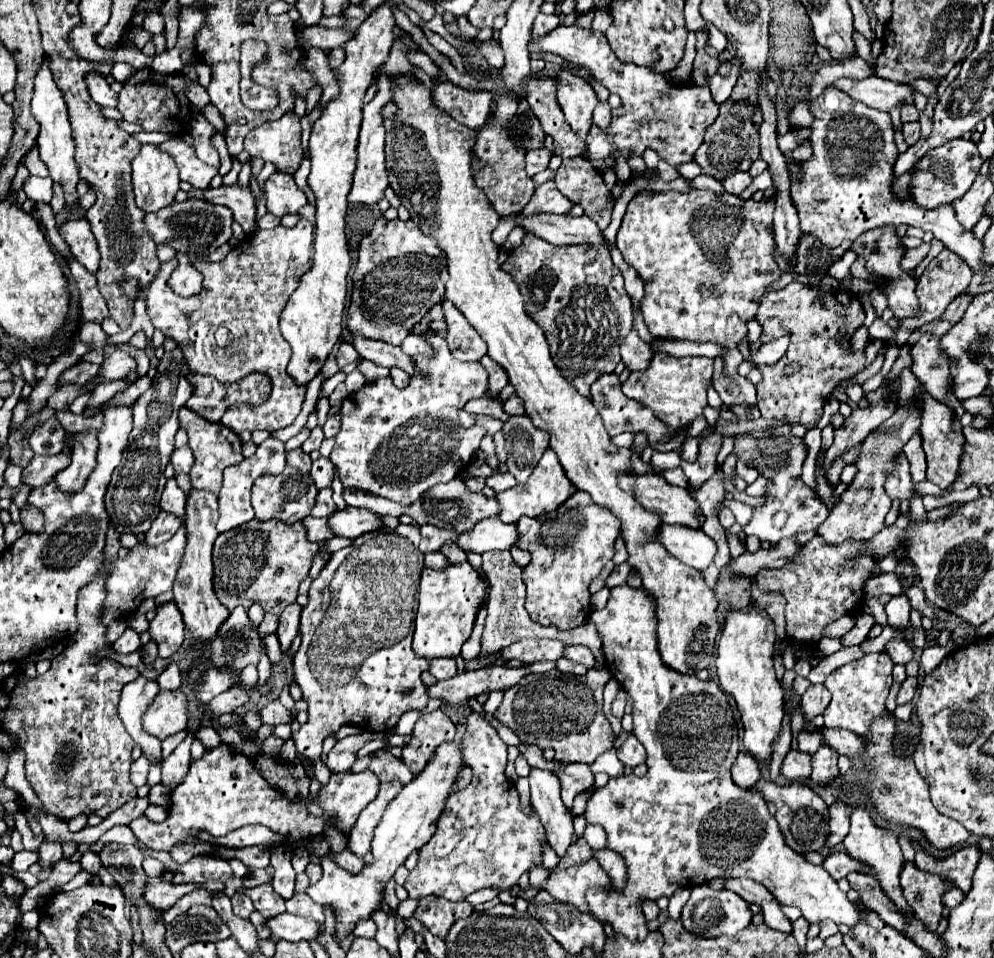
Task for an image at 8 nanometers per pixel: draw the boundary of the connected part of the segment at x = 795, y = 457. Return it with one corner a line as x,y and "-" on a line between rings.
790,424
770,426
766,430
752,430
746,434
740,434
734,438
734,450
732,454
736,458
742,458
742,462
748,468
756,468
760,476
768,478
768,490
766,490
766,502
762,506
754,508
752,520
744,528
746,536
756,536
758,540
766,540
770,544
778,544
784,538
794,538
796,544
804,546
818,526
828,518
830,510
822,504
822,500
816,496
812,488
808,488
800,474
802,464
808,456
808,448
804,444
804,438
798,438
790,432

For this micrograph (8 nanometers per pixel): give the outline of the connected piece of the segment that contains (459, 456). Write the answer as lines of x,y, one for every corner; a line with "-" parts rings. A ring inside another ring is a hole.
430,336
426,338
434,348
434,358
418,356
416,364
426,376
414,376
406,388
396,388
392,378
380,378
366,384
356,394
350,394
340,408
342,426
336,436
336,446
330,460
340,470
340,480
348,488
358,488
374,496
388,498
398,504
416,502
428,488
454,480
478,452
480,440
488,434
486,428
464,428
458,418
458,410
474,398
488,398
488,372
480,362
460,362
452,358
446,338

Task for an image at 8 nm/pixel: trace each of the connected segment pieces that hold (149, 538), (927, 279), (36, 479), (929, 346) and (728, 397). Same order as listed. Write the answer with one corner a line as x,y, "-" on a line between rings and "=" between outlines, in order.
160,512
158,518
152,522
152,528
146,532
146,544
162,544
168,538
176,534
176,530
182,526
182,520
170,512
=
944,248
928,266
926,270
922,272
920,276
920,282
916,286
916,296
920,298
920,318
912,318
912,322
902,322
900,328
896,330
896,338
894,338
894,344
896,346
904,346
910,338
910,332
912,332
912,326
922,326
922,324
928,324
936,318
940,318
940,314
946,310
946,306
966,290
966,286
970,284
972,280
972,268
958,256
954,254
952,250
=
60,452
54,456
34,456
32,462
22,472
22,482
30,488
38,488
48,484
60,470
64,470
70,462
70,452
=
924,334
920,342
912,348
912,374
924,384
928,394
932,394
936,400
944,402
946,406
954,408
956,416
960,418
964,414
962,402
950,394
950,370
948,370
948,358
938,350
938,338
=
714,360
714,388
720,394
722,402
726,406
732,404
756,404
756,390
754,384
748,378
742,378
736,374
736,378
728,378
724,374
724,360

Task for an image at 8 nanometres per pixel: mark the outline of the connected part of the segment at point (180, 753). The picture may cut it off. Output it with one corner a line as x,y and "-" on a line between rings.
188,734
184,738
184,742
168,756
162,760
162,786
168,786
168,788
176,788
184,776
188,774
188,766
190,766
190,744
192,744
194,736

